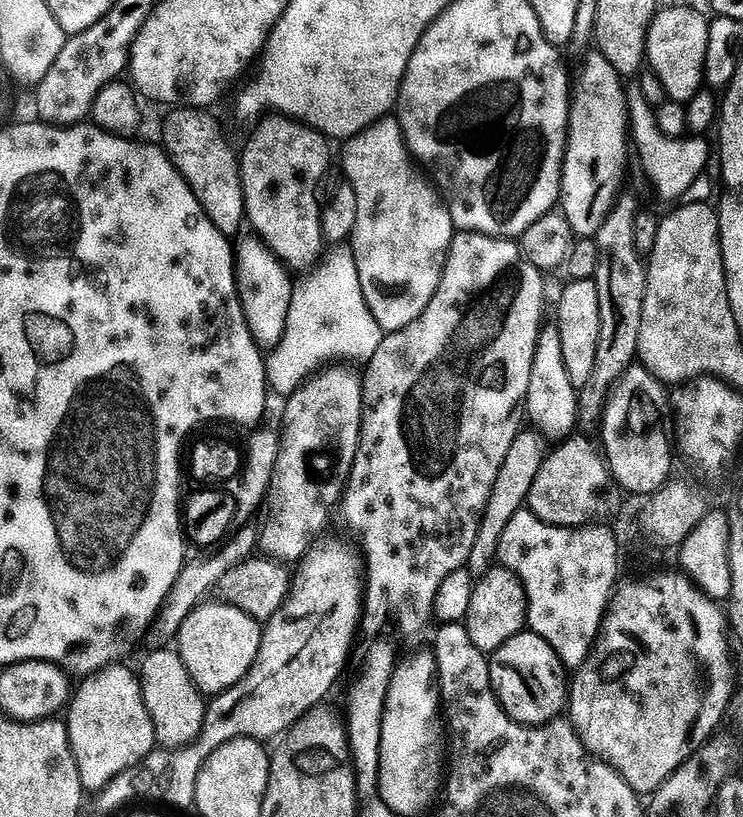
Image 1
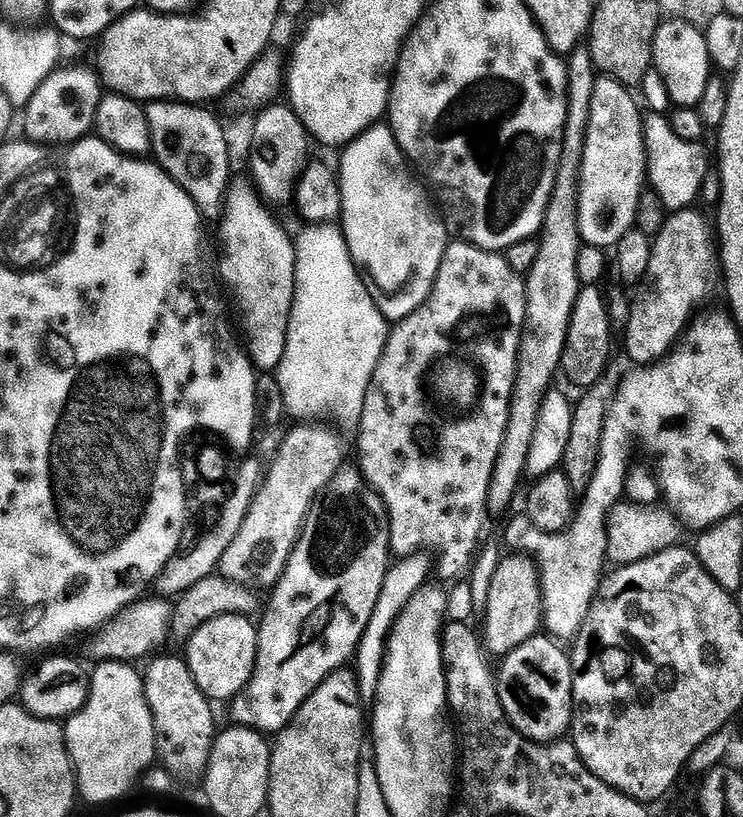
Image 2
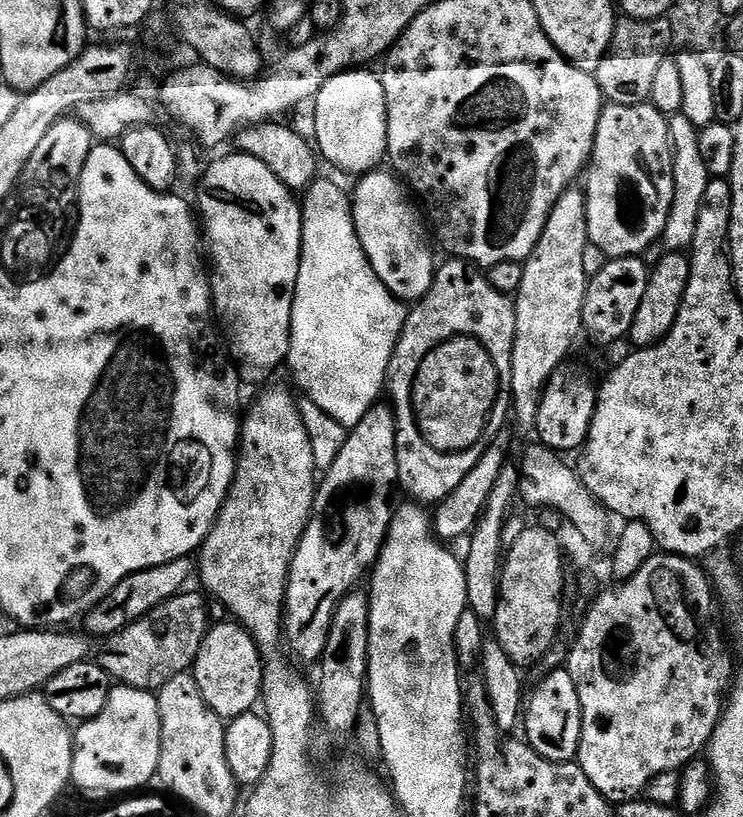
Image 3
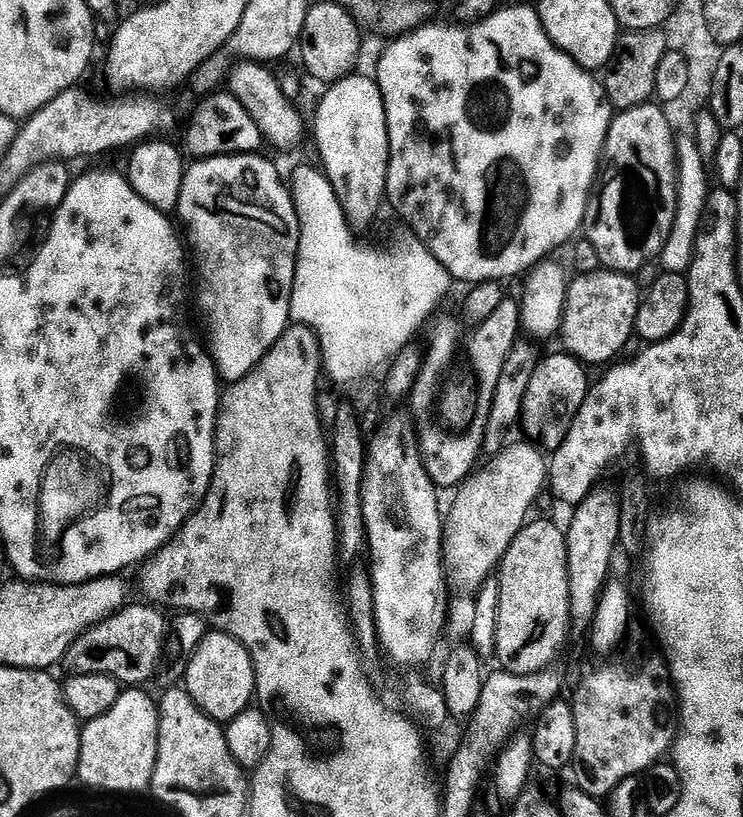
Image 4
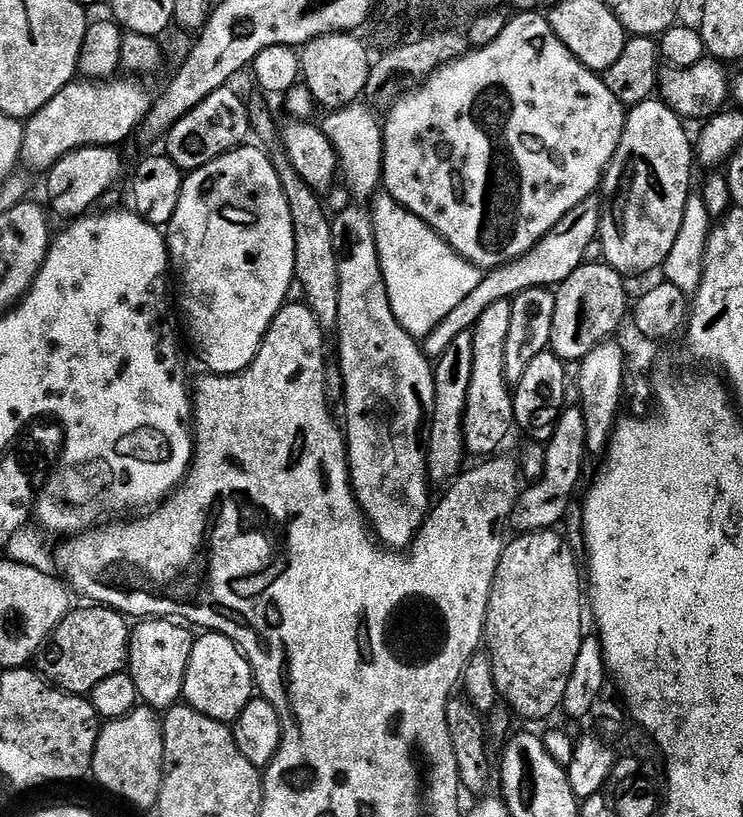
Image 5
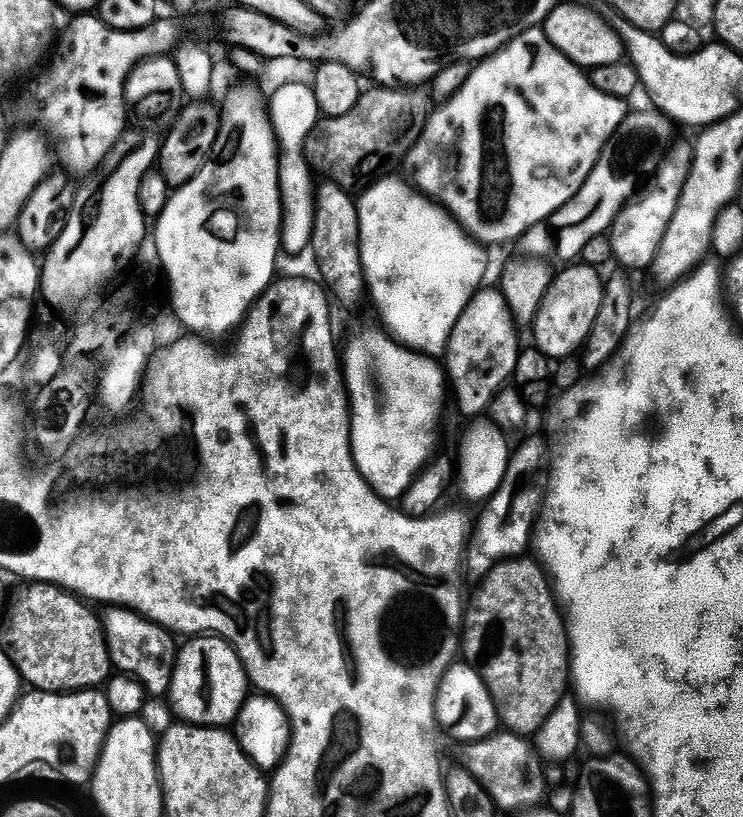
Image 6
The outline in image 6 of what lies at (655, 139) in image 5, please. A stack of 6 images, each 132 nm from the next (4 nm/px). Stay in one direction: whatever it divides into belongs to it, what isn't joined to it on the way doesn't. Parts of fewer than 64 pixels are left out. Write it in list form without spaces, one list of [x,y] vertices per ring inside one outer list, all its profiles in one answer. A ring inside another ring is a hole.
[[[688,142],[675,144],[667,149],[666,155],[660,161],[660,167],[651,177],[653,180],[648,193],[625,204],[610,229],[612,254],[617,265],[620,263],[628,268],[646,268],[646,270],[653,267],[655,255],[658,254],[662,240],[666,237],[667,227],[674,218],[679,199],[682,198],[683,186],[692,166],[693,145]]]

